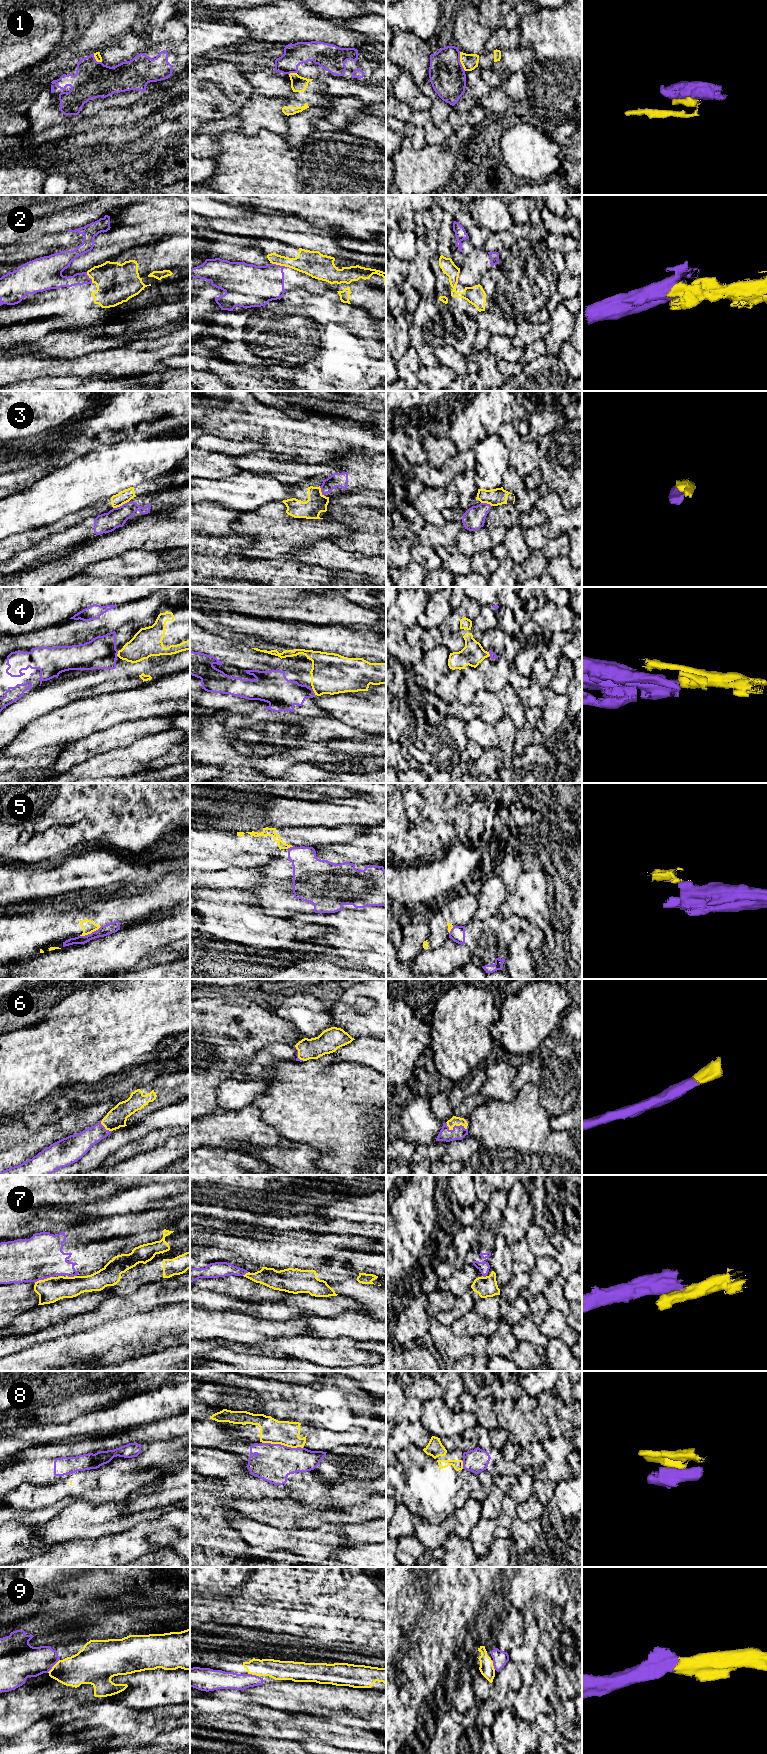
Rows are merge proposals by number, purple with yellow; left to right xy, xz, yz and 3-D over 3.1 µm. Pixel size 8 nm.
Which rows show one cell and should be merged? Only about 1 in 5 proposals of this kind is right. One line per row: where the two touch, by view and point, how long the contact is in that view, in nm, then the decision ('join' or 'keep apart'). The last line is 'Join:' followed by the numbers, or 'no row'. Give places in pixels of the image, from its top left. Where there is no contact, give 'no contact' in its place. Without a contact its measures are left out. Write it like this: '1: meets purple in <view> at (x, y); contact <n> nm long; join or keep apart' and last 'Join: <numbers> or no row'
1: meets purple in yz at (459, 61); contact 160 nm long; keep apart
2: meets purple in xz at (278, 265); contact 130 nm long; keep apart
3: meets purple in xy at (120, 506); contact 140 nm long; keep apart
4: meets purple in xz at (313, 691); contact 70 nm long; keep apart
5: meets purple in xy at (91, 933); contact 190 nm long; keep apart
6: meets purple in yz at (455, 1125); contact 180 nm long; join
7: meets purple in xy at (43, 1279); contact 170 nm long; keep apart
8: meets purple in xz at (283, 1445); contact 340 nm long; keep apart
9: meets purple in xy at (53, 1665); contact 150 nm long; join
Join: 6, 9

